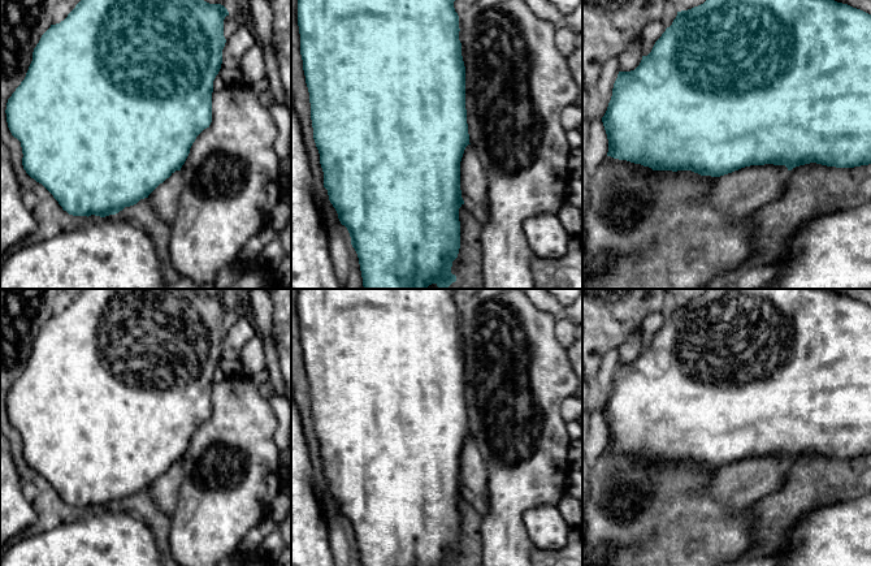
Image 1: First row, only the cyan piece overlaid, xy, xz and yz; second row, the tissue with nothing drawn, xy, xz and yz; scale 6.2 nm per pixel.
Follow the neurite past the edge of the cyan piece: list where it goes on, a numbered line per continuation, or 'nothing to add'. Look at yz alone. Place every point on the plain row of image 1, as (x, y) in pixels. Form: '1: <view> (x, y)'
nothing to add

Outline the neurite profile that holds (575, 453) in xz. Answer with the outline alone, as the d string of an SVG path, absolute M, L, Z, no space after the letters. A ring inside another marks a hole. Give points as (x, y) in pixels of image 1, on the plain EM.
M582 438L571 441L568 459L573 470L582 470Z

